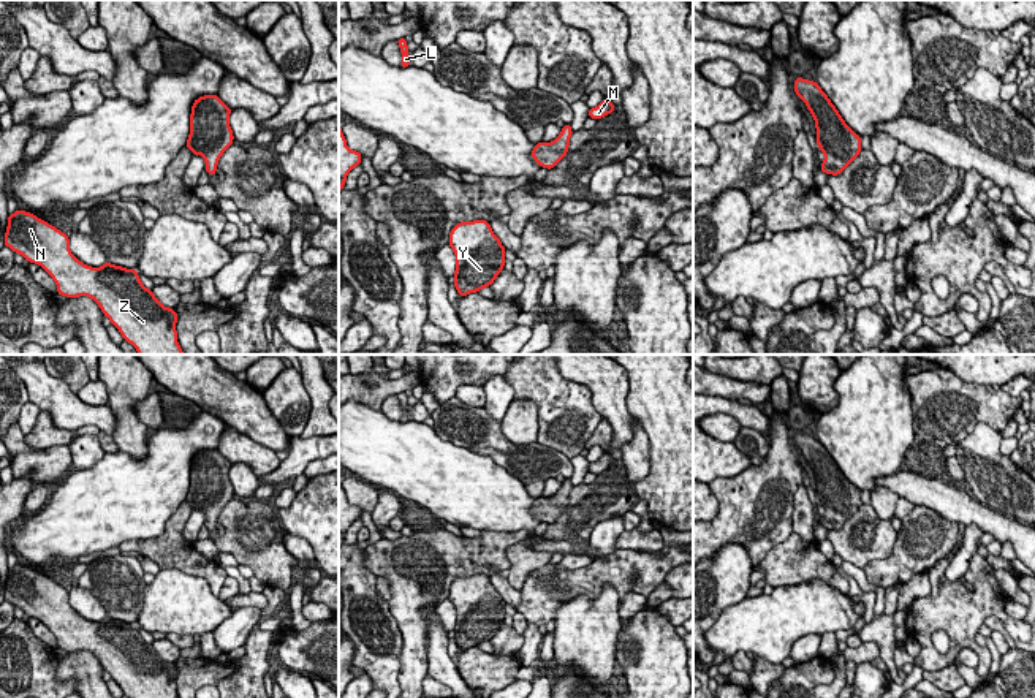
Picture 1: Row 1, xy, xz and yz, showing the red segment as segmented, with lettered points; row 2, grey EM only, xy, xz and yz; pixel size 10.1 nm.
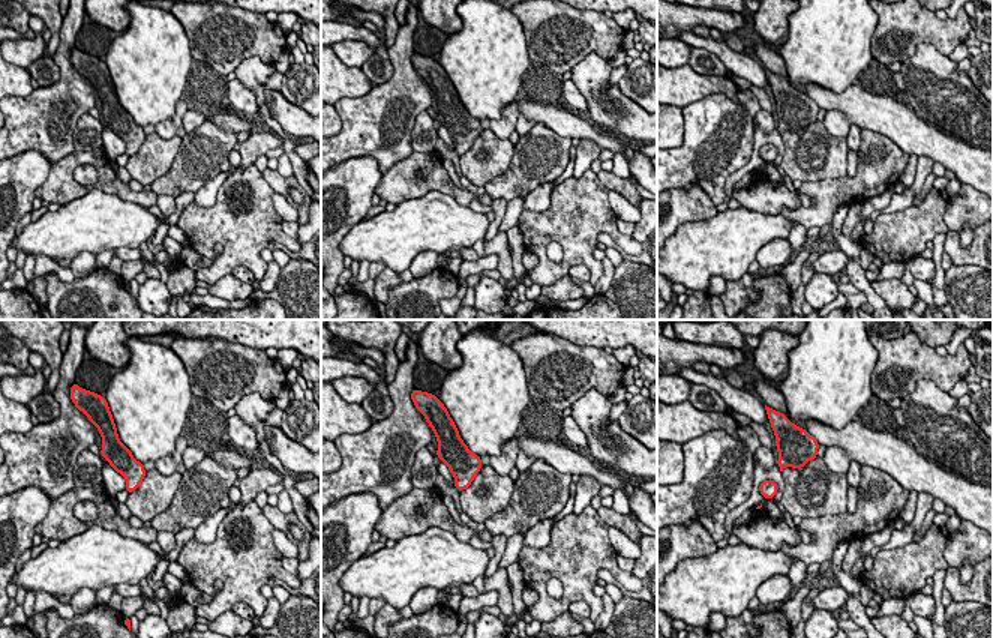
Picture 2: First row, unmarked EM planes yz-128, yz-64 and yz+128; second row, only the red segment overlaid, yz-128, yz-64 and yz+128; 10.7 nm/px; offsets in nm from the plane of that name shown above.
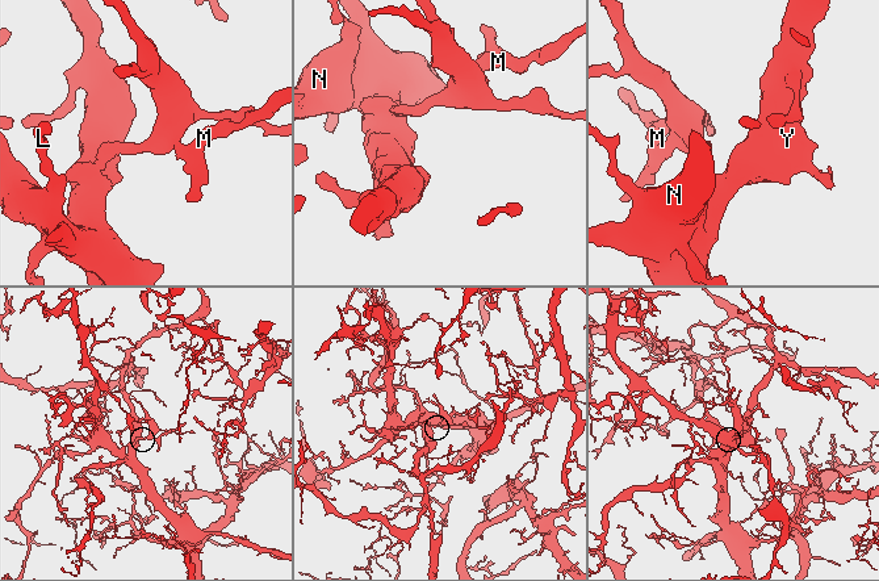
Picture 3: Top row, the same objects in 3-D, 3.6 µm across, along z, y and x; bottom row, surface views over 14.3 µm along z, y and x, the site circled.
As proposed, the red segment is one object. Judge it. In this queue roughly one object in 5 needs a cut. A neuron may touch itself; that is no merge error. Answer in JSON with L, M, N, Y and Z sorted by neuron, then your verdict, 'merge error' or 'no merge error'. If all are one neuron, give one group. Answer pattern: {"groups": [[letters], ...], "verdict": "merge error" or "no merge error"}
{"groups": [["L", "M", "N", "Y", "Z"]], "verdict": "no merge error"}

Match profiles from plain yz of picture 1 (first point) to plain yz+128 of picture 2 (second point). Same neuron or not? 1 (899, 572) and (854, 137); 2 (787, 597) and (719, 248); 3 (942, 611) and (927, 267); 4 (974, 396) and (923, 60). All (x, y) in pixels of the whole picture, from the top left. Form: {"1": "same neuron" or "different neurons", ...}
{"1": "different neurons", "2": "same neuron", "3": "different neurons", "4": "different neurons"}

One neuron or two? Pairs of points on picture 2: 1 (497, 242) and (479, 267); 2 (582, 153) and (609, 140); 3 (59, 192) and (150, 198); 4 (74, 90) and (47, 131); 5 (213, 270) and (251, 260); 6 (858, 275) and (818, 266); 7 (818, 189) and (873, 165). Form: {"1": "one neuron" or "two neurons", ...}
{"1": "two neurons", "2": "two neurons", "3": "one neuron", "4": "one neuron", "5": "one neuron", "6": "two neurons", "7": "one neuron"}

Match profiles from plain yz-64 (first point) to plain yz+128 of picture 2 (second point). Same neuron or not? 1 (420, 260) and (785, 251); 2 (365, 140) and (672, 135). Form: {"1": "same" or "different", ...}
{"1": "same", "2": "different"}

